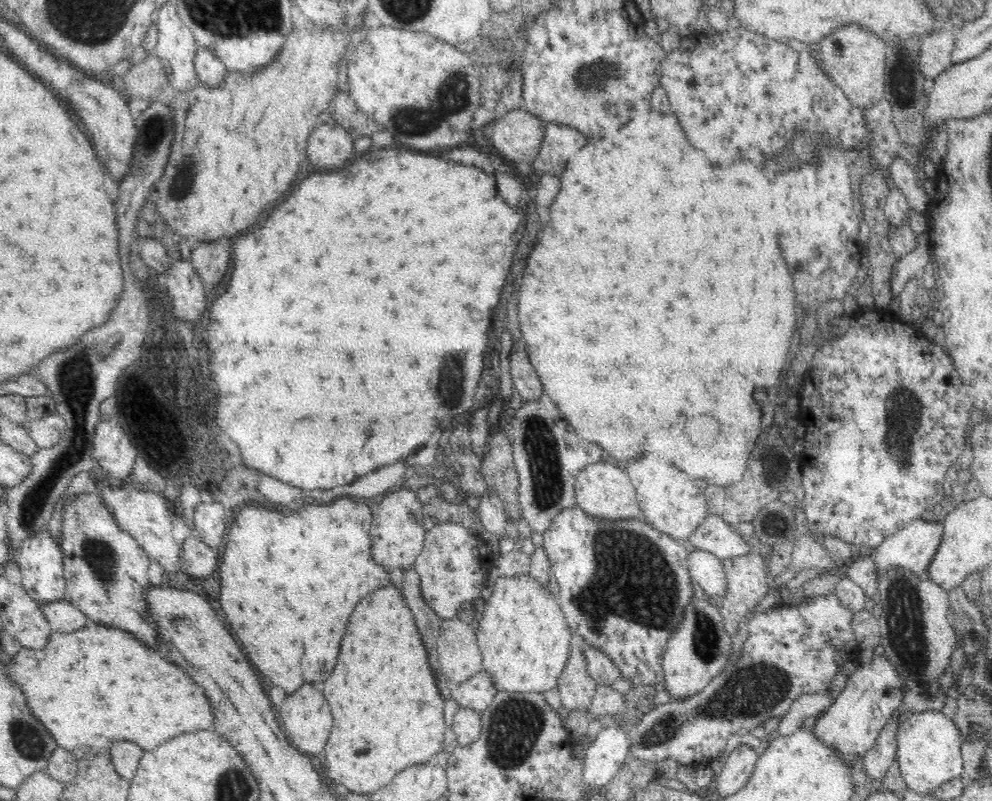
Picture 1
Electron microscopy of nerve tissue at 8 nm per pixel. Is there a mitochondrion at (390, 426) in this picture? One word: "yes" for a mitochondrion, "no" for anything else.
no

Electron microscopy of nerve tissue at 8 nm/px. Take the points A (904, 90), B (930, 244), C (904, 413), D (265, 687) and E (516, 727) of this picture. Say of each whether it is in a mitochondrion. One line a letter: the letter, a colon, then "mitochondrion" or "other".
A: mitochondrion
B: other
C: mitochondrion
D: other
E: mitochondrion

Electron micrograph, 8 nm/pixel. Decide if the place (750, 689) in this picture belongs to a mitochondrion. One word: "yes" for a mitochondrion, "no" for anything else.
yes

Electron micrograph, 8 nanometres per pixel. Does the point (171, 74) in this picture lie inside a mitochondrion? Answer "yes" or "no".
no

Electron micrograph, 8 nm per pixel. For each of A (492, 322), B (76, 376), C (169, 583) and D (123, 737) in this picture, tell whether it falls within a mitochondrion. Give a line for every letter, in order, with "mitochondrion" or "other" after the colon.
A: other
B: mitochondrion
C: other
D: other

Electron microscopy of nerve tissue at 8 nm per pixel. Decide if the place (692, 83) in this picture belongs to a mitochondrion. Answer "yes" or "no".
no

